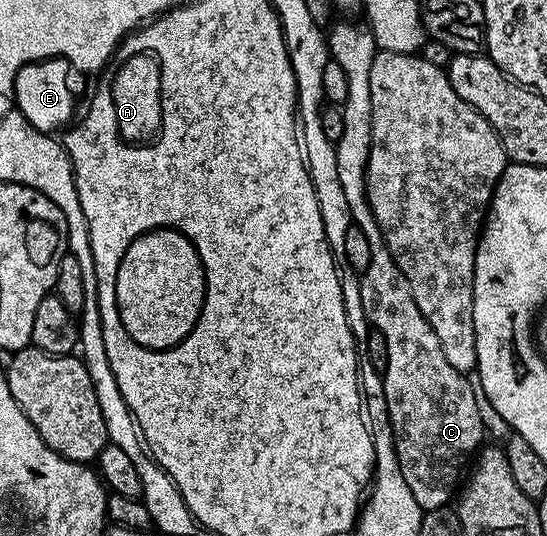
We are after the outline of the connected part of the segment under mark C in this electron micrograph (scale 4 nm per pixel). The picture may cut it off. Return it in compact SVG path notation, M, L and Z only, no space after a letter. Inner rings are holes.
M358 23L342 24L346 25L335 24L328 33L329 56L344 67L344 79L348 79L348 99L340 106L344 115L344 132L334 150L336 175L348 199L351 222L364 231L372 251L372 259L368 259L368 267L360 274L358 282L360 303L364 303L367 321L383 333L387 343L388 365L382 374L382 382L384 395L388 399L388 415L400 472L404 474L408 488L422 510L440 509L449 506L455 496L459 484L458 469L465 470L472 454L483 444L484 426L478 393L471 378L448 363L444 350L440 348L440 339L436 339L436 331L432 331L432 327L428 327L428 319L420 315L420 307L416 307L416 299L412 299L412 287L408 287L404 271L396 267L396 259L388 251L384 235L372 215L366 194L366 168L372 143L370 76L376 46L368 30L354 25Z

